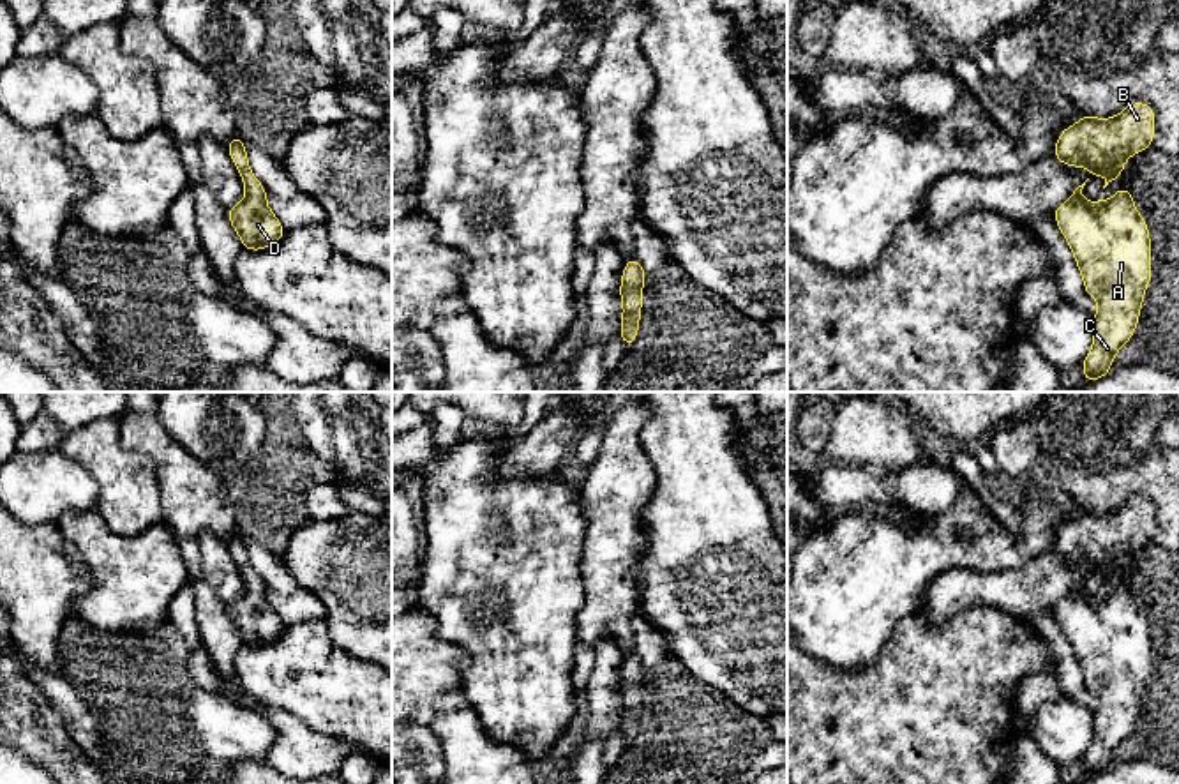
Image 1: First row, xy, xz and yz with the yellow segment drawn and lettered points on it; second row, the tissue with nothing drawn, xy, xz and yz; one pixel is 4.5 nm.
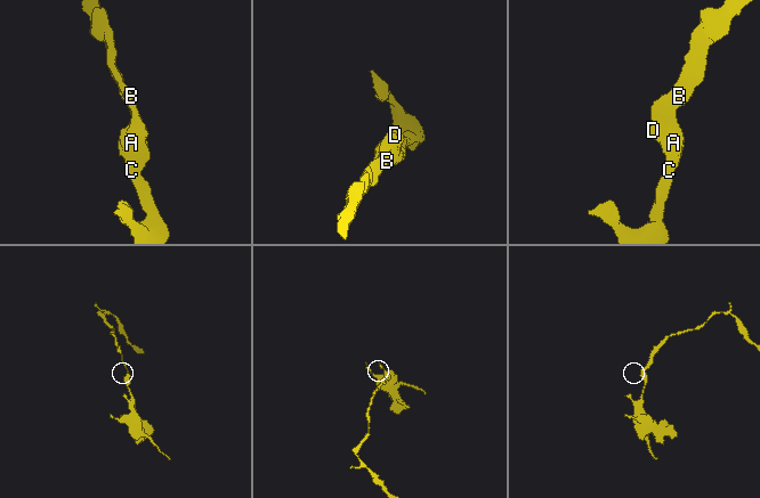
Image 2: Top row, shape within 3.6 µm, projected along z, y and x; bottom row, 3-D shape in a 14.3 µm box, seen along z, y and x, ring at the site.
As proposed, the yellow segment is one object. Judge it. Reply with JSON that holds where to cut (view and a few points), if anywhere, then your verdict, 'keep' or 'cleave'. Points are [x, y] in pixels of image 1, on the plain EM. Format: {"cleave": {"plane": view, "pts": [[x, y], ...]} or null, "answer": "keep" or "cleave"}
{"cleave": null, "answer": "keep"}

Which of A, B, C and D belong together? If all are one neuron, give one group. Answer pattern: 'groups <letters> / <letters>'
groups A B C D

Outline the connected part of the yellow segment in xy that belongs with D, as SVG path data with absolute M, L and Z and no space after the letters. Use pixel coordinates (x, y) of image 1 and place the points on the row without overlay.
M233 530L226 544L245 584L244 595L228 604L228 614L238 629L244 645L261 646L272 643L286 627L267 599L268 588L251 567L245 539Z

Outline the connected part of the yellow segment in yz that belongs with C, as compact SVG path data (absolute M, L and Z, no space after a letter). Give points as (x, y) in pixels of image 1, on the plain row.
M1085 577L1052 609L1073 648L1084 675L1084 687L1098 699L1098 708L1093 712L1094 735L1082 758L1084 777L1094 777L1112 765L1117 747L1133 733L1153 662L1147 618L1137 606L1130 584L1124 581L1112 593L1101 597L1100 592L1084 595L1084 581Z

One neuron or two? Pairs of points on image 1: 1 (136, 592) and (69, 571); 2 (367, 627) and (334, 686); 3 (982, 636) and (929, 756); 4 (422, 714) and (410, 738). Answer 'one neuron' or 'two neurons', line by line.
1: two neurons
2: two neurons
3: one neuron
4: two neurons

